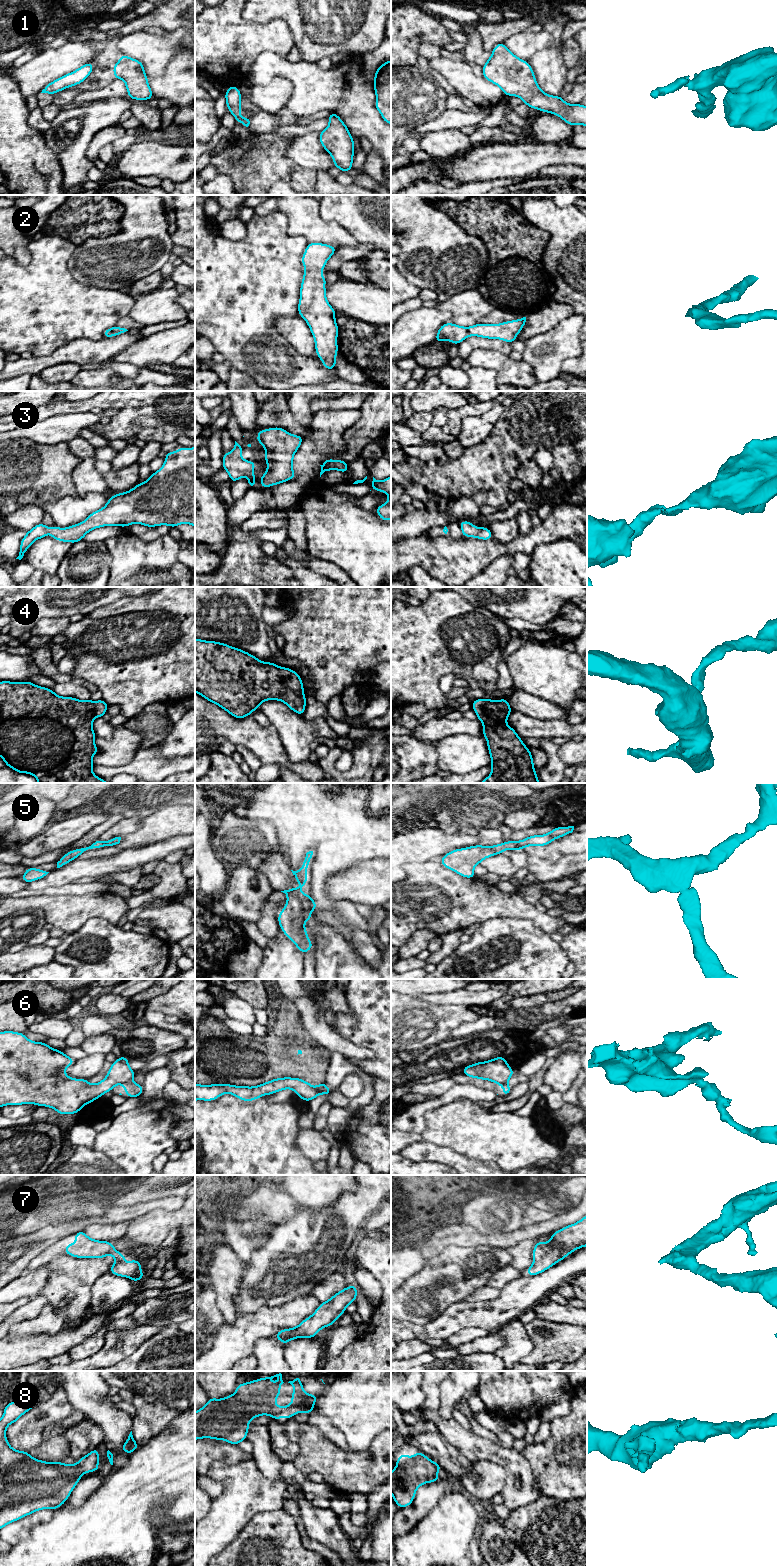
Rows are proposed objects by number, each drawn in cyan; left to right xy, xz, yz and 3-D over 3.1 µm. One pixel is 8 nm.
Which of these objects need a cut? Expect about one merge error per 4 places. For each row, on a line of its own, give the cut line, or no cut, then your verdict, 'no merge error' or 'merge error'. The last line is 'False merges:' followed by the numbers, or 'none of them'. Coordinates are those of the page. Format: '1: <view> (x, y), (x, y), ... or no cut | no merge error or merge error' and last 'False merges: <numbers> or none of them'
1: no cut | no merge error
2: no cut | no merge error
3: no cut | no merge error
4: no cut | no merge error
5: no cut | no merge error
6: xz (325, 1084), (319, 1088), (319, 1093) | merge error
7: no cut | no merge error
8: no cut | no merge error
False merges: 6

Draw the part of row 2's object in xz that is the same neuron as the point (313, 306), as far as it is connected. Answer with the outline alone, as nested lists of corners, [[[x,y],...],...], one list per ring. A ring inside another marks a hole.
[[[308,243],[301,259],[305,267],[305,273],[300,287],[298,314],[308,324],[314,337],[316,355],[321,359],[327,370],[336,368],[338,325],[335,320],[336,312],[326,299],[326,277],[321,274],[321,271],[324,270],[326,262],[335,252],[335,246],[323,243]]]

